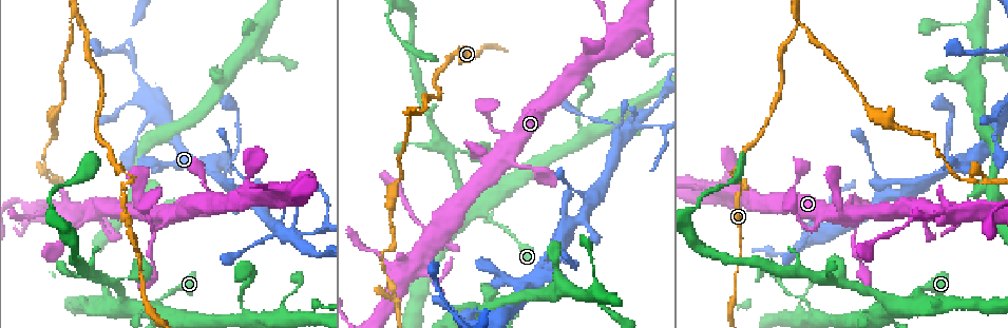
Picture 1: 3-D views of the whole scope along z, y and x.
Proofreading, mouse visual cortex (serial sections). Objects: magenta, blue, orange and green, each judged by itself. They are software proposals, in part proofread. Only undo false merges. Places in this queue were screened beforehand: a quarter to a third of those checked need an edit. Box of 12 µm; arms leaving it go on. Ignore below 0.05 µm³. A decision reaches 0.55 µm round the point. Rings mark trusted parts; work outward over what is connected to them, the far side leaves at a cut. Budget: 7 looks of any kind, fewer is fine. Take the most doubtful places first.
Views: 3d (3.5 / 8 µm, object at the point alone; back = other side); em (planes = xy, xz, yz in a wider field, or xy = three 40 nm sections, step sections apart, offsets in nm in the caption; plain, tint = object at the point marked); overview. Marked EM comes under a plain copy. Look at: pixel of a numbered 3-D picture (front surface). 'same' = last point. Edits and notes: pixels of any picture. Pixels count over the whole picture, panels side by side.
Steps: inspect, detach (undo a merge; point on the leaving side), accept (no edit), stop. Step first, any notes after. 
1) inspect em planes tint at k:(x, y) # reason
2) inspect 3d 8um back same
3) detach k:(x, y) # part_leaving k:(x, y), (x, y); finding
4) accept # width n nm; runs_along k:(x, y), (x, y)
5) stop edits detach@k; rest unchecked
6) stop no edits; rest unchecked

inspect 3d 3.5um at 1:(217, 172) # three arms meet

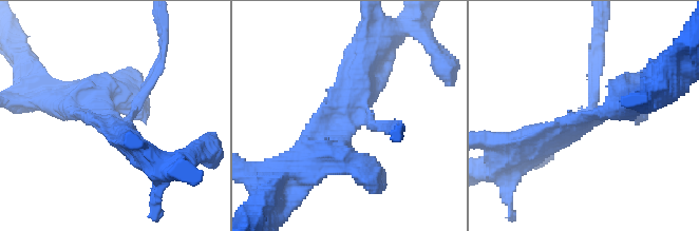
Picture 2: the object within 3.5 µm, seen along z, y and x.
inspect em xy step 3 tint at 2:(596, 120) # arms 3; arm_widths 150, 350, 400 nm; need the tissue

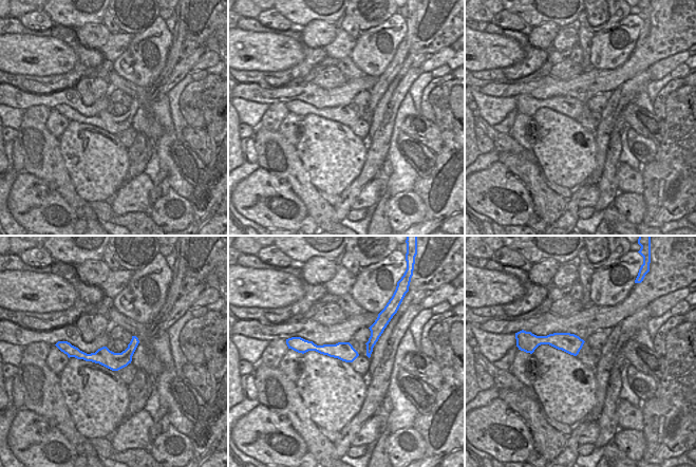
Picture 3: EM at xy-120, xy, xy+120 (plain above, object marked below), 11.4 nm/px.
accept # runs_along 2:(301, 166), (340, 141), (362, 68); one cell here

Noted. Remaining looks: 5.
inspect 3d 3.5um at 1:(466, 51) # narrows sharply

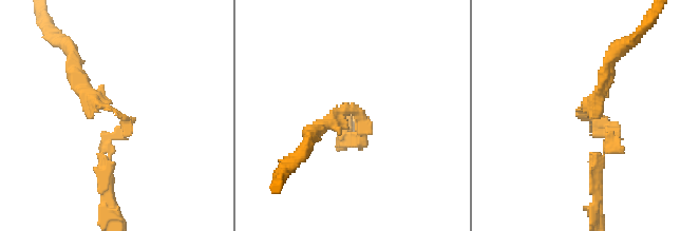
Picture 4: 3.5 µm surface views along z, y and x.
inspect em xy step 5 tint at 4:(355, 113) # arm_widths 150, 200 nm; shape alone is not enough

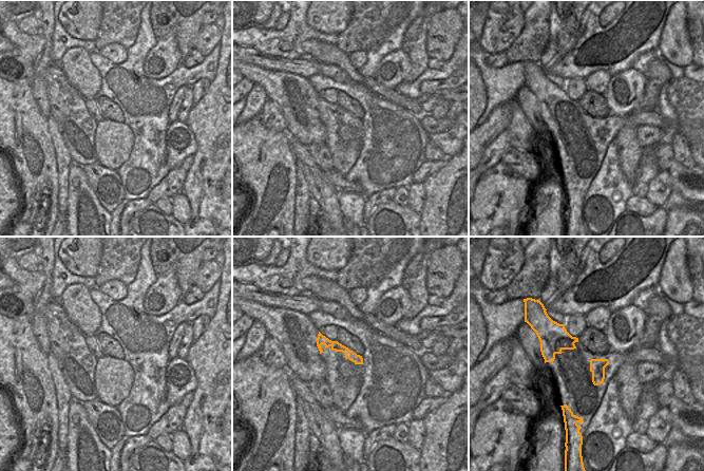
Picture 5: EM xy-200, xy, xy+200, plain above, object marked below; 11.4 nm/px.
accept # one cell here

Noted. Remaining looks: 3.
inspect 3d 8um at 1:(592, 200) # sudden change in width

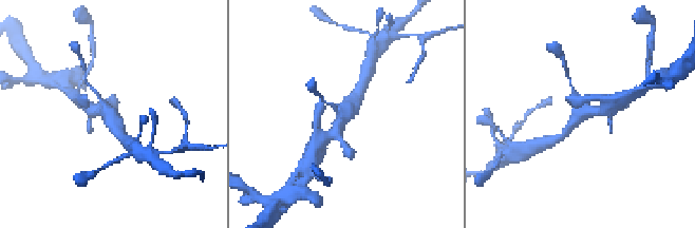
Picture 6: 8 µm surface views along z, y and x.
inspect 3d 3.5um at 6:(346, 112)

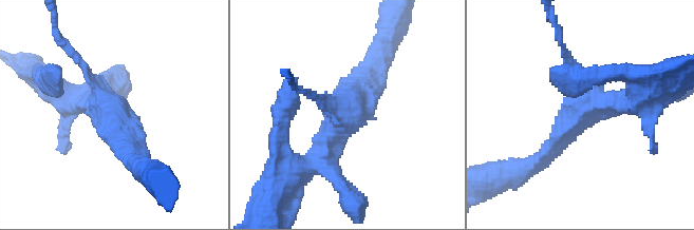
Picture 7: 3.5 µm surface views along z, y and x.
inspect em xy step 2 tint at 7:(584, 108) # arms 3; arm_widths 150, 300, 300 nm; need the tissue

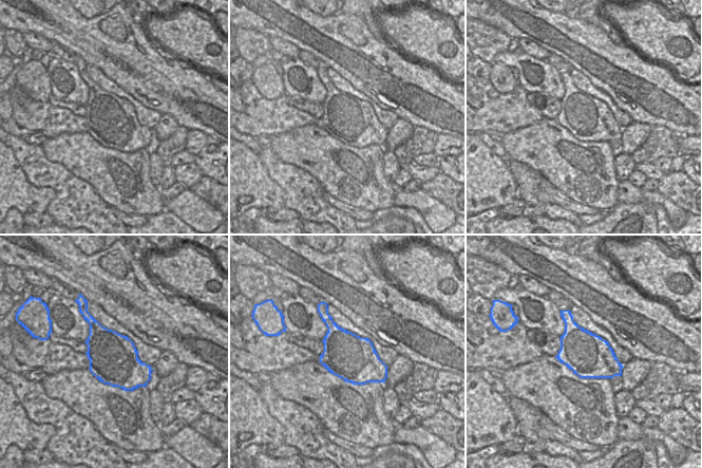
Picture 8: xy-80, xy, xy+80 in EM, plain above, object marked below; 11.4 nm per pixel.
accept # runs_along 7:(303, 168), (339, 127), (368, 70); continuous, no second cell

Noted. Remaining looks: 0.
stop no edits; rest unchecked

